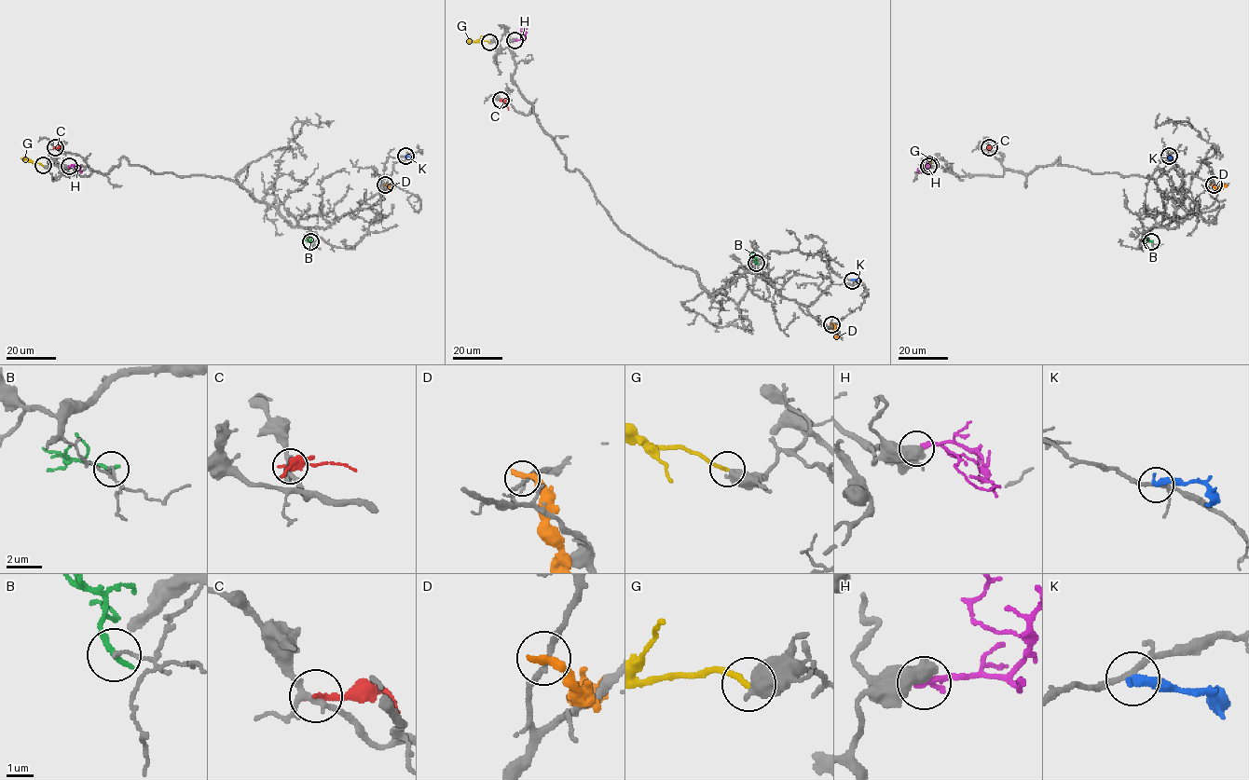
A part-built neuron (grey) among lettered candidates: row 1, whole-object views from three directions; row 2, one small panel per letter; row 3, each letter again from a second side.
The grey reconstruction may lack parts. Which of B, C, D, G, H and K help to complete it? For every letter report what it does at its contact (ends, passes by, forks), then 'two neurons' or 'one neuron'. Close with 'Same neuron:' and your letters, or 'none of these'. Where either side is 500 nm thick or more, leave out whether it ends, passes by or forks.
B: it ends there; two neurons
C: it ends there; two neurons
D: it ends there; two neurons
G: two neurons
H: two neurons
K: it ends there; two neurons
Same neuron: none of these

